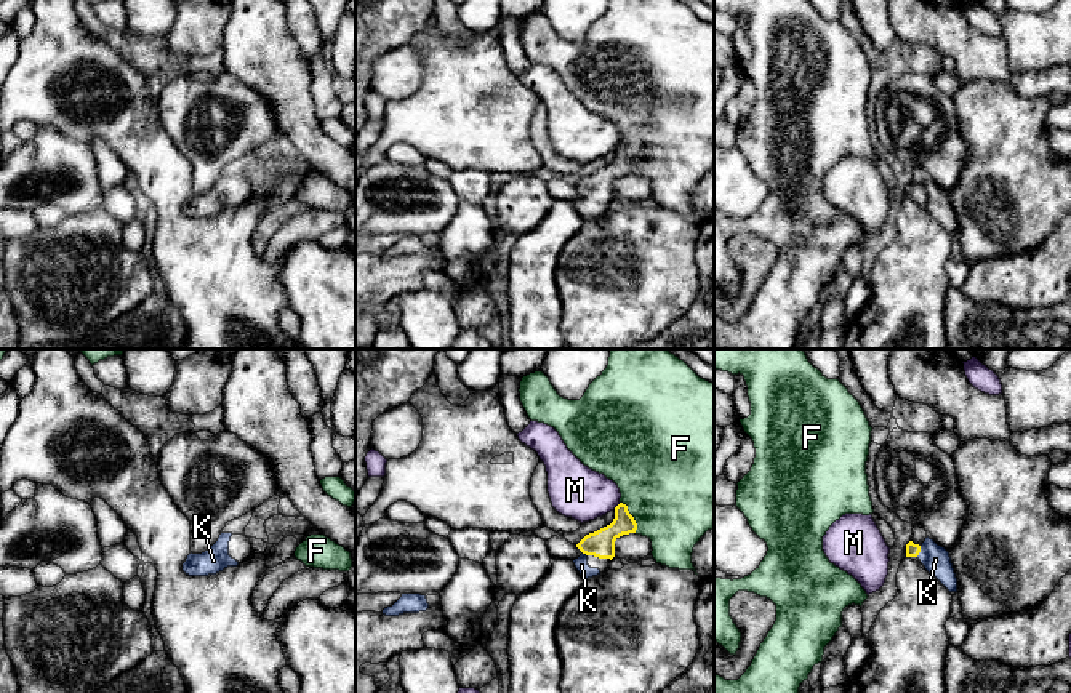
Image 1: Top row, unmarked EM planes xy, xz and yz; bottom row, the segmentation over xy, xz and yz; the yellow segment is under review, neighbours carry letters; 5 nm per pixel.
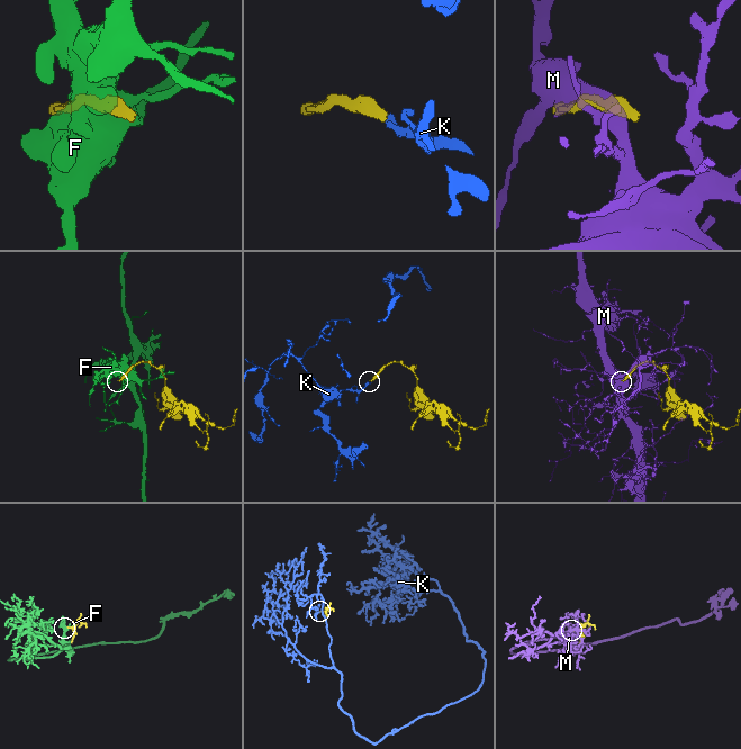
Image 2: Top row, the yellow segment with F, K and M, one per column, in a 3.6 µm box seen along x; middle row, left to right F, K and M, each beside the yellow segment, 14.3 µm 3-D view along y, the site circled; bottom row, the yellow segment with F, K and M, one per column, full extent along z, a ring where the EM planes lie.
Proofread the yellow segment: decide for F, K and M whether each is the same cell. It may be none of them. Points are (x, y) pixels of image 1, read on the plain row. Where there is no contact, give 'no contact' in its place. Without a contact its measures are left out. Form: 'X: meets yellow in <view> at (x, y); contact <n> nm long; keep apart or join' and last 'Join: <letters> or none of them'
F: meets yellow in xz at (631, 157); contact 180 nm long; keep apart
K: meets yellow in yz at (919, 192); contact 60 nm long; join
M: meets yellow in xz at (618, 146); contact 50 nm long; keep apart
Join: K

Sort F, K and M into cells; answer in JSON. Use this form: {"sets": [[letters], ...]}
{"sets": [["F"], ["K"], ["M"]]}

